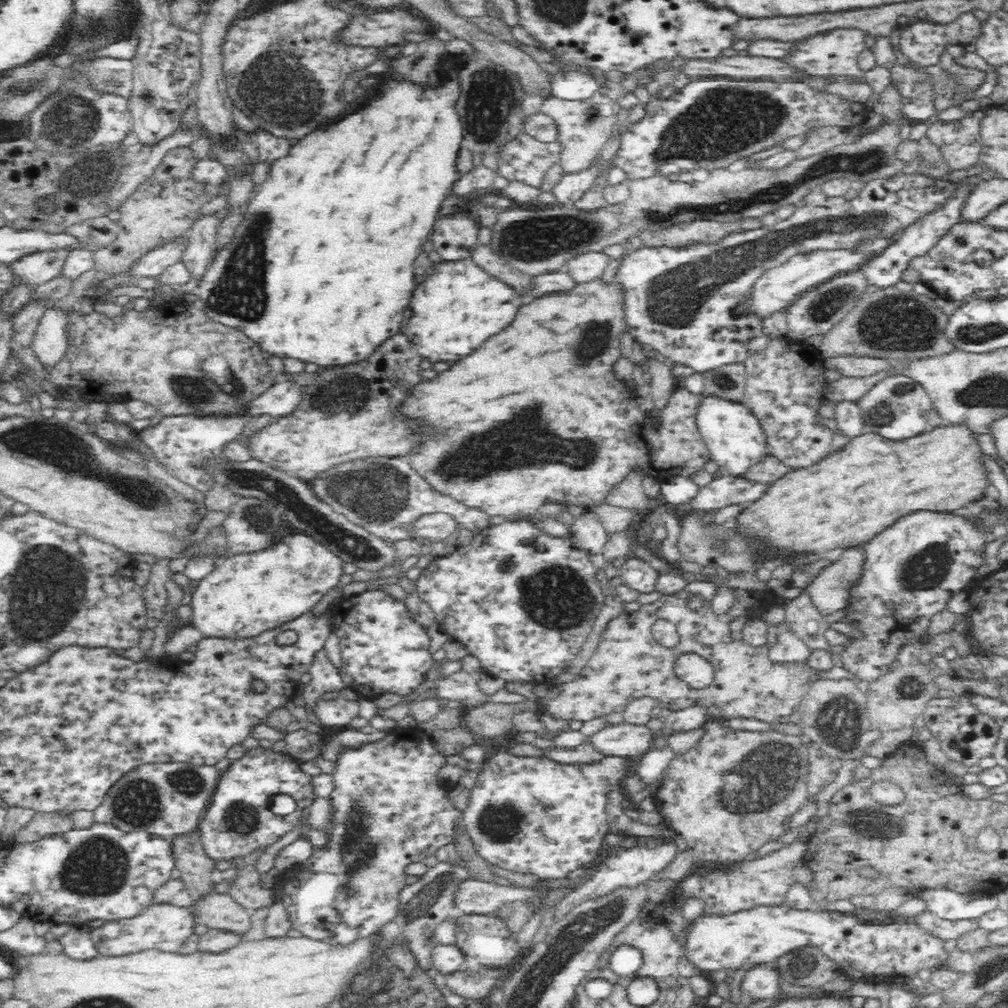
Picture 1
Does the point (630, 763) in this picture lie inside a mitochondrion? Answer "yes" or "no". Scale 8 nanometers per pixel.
no

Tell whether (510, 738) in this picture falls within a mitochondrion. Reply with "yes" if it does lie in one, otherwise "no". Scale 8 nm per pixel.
no

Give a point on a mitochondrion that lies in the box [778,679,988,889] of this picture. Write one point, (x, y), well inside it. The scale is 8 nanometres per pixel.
(839, 712)

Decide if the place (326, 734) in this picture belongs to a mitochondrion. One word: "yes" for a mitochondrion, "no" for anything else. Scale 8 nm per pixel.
no

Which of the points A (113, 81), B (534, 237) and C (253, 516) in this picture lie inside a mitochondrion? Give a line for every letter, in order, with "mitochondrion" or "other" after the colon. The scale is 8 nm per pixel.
A: mitochondrion
B: mitochondrion
C: mitochondrion

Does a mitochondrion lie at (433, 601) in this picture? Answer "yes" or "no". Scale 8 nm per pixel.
no

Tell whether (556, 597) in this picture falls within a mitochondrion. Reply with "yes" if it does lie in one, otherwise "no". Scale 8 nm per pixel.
yes

